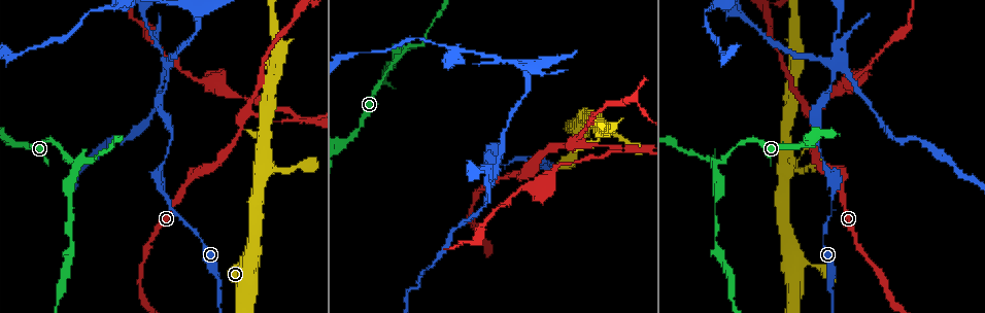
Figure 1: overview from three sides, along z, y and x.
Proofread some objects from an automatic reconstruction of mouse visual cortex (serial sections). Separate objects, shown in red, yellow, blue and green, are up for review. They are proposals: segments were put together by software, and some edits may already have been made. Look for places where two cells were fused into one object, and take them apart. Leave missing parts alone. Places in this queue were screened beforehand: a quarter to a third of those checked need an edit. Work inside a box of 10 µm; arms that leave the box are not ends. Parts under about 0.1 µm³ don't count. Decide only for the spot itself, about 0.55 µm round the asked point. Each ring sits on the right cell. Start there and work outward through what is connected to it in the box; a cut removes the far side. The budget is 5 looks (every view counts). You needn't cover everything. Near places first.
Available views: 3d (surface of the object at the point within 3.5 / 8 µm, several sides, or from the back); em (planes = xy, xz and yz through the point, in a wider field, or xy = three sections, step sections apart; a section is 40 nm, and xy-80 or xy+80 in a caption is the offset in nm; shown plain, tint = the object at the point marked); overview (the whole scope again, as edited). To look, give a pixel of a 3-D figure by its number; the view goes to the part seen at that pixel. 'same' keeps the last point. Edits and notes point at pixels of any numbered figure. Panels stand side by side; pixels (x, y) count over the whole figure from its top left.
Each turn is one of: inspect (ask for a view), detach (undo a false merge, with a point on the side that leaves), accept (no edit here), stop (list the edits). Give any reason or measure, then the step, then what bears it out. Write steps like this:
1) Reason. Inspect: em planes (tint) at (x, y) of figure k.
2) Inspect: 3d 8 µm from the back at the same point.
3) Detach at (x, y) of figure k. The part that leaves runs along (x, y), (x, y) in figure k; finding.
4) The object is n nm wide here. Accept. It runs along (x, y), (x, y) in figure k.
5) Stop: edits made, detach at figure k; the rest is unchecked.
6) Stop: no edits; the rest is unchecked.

Two arms in line, one across. Inspect: 3d 3.5 µm at (296, 117) of figure 1.

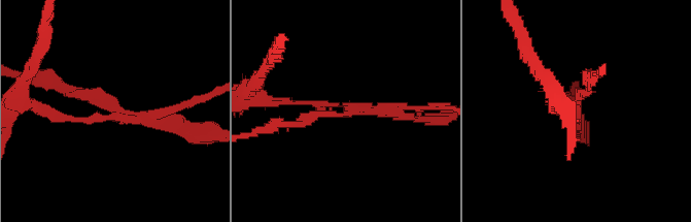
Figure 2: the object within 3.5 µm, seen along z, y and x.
3 arms meet here; the arms are 100, 150, 200 nm wide; now the EM. Inspect: em xy step 5 (tint) at (117, 114) of figure 2.

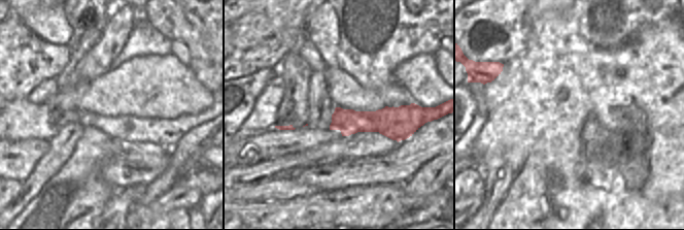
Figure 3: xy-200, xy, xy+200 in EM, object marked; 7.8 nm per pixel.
Detach at (430, 121) of figure 2. The part that leaves runs along (348, 108), (266, 130) in figure 2; a second cell is stuck on.

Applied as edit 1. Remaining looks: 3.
Three arms meet. Inspect: 3d 3.5 µm at (74, 164) of figure 1.

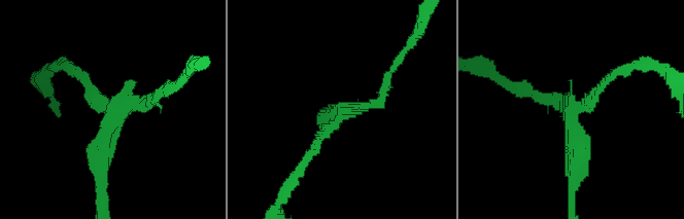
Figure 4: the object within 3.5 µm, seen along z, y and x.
3 arms meet here; the arms are 150, 200, 300 nm wide. Inspect: em xy step 3 (tint) at (572, 111) of figure 4.

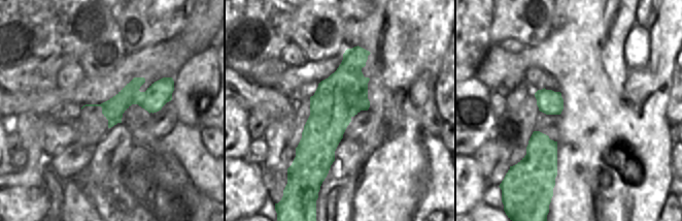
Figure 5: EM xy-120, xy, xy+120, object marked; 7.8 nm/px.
Cut it another way. Inspect: em xy step 1 (tint) at the same point.

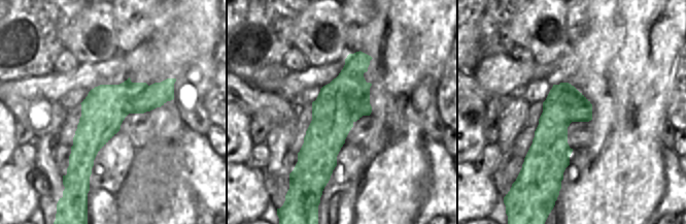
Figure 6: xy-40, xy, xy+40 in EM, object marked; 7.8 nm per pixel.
Detach at (94, 146) of figure 4. The part that leaves runs along (112, 110), (100, 151), (100, 211) in figure 4; a second cell is stuck on.

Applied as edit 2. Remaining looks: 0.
Stop: edits made, detach at figure 2, detach at figure 4; the rest is unchecked.

